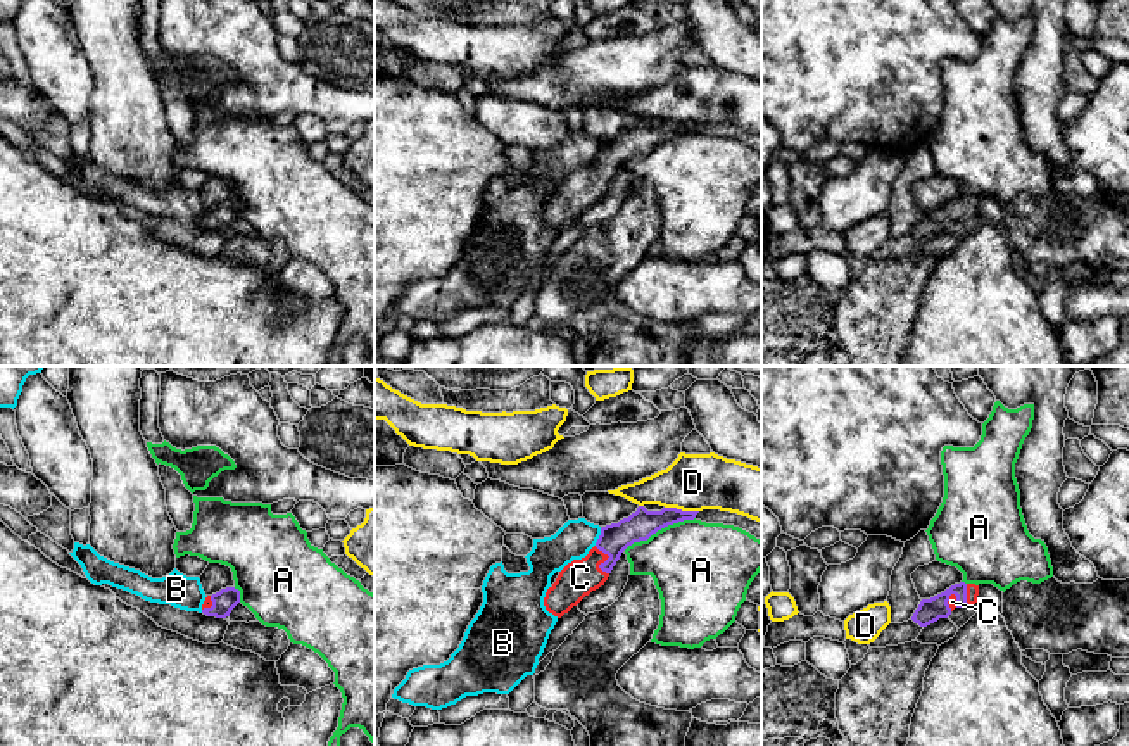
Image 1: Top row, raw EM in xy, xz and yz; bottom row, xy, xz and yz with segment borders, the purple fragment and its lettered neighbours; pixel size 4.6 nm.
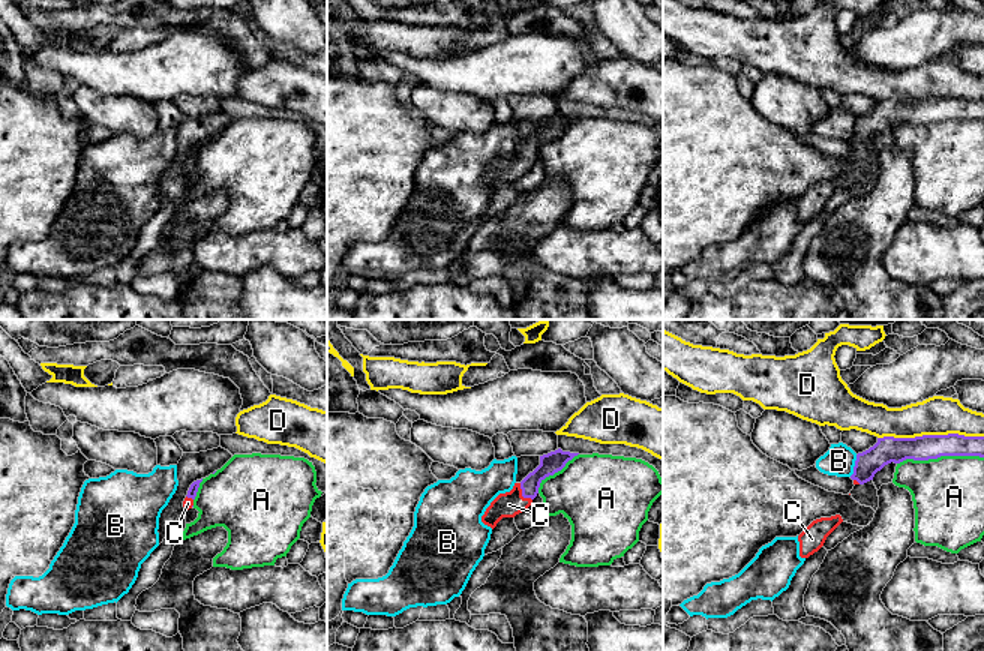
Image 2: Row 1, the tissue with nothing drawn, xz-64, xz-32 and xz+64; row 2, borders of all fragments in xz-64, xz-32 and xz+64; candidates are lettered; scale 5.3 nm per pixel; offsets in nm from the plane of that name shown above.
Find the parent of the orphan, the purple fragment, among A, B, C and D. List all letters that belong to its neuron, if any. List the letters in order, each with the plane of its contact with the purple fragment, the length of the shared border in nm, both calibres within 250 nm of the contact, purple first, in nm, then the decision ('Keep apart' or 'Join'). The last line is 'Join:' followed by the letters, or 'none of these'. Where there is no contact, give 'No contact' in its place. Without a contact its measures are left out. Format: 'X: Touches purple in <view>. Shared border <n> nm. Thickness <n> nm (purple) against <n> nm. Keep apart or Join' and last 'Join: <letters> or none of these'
A: Touches purple in xz. Shared border 360 nm. Thickness 140 nm (purple) against 420 nm. Keep apart
B: Touches purple in xz. Shared border 90 nm. Thickness 140 nm (purple) against 170 nm. Keep apart
C: Touches purple in xz. Shared border 150 nm. Thickness 140 nm (purple) against 170 nm. Join
D: Touches purple in xz. Shared border 160 nm. Thickness 140 nm (purple) against 280 nm. Keep apart
Join: C

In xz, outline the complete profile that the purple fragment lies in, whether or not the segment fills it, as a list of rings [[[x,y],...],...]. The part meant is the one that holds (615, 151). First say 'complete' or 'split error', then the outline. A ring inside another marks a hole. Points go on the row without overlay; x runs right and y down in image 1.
split error; [[[639,119],[628,131],[602,140],[589,168],[568,176],[559,185],[556,195],[547,202],[544,211],[546,223],[561,231],[585,209],[604,199],[613,180],[628,159],[647,154],[653,147],[668,138],[694,133],[697,126],[699,124],[682,124],[677,121],[647,124],[644,119]]]

